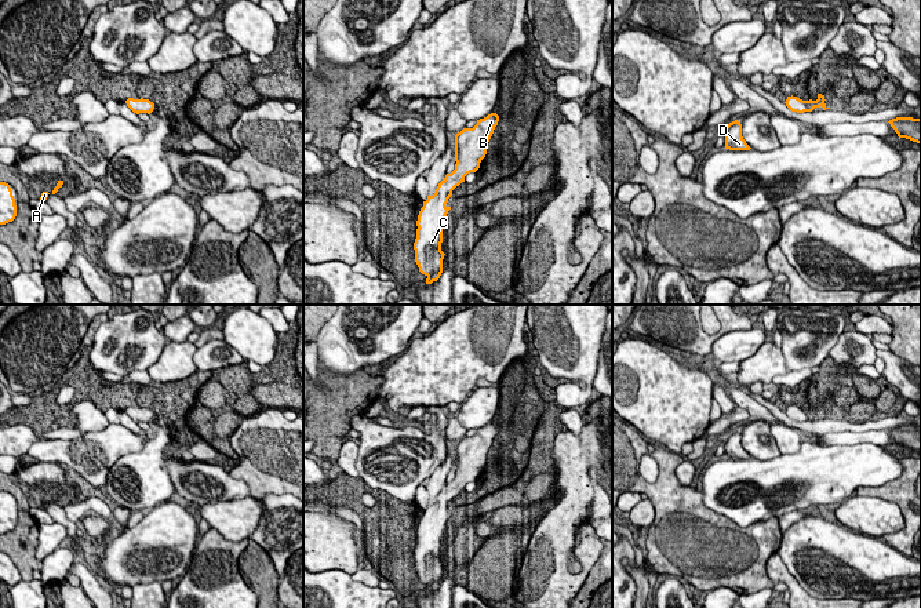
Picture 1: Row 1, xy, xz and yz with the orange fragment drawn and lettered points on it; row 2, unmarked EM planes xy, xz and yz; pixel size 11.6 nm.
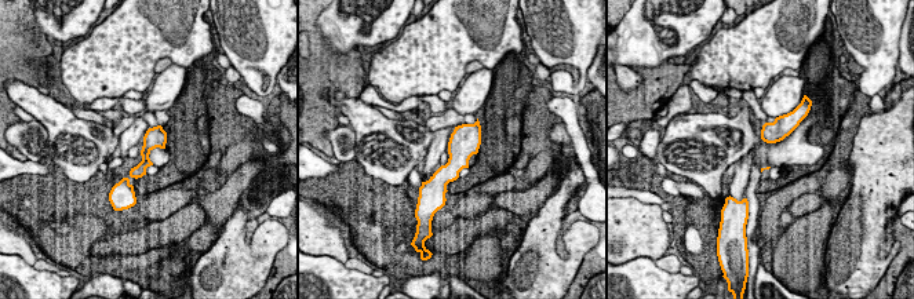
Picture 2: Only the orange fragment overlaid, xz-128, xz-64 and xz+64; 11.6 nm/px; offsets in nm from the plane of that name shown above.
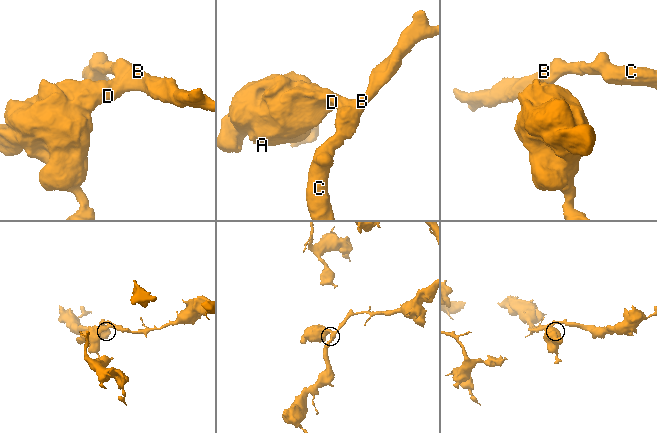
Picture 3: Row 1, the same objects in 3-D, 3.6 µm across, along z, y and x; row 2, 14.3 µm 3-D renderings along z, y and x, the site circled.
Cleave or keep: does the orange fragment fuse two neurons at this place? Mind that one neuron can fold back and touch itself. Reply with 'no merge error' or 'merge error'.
no merge error

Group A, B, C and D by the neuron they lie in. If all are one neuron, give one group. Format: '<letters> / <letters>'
A B C D

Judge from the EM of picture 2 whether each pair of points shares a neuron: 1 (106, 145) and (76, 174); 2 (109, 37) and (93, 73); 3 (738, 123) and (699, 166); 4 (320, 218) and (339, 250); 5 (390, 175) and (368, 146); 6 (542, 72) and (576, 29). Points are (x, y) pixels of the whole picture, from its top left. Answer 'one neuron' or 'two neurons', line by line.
1: one neuron
2: one neuron
3: one neuron
4: one neuron
5: one neuron
6: two neurons

